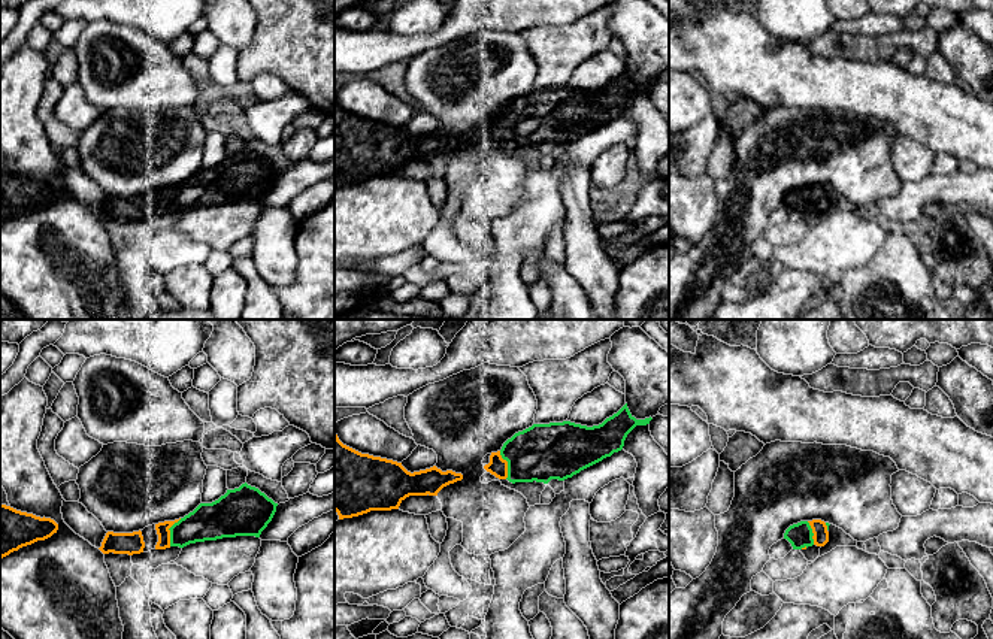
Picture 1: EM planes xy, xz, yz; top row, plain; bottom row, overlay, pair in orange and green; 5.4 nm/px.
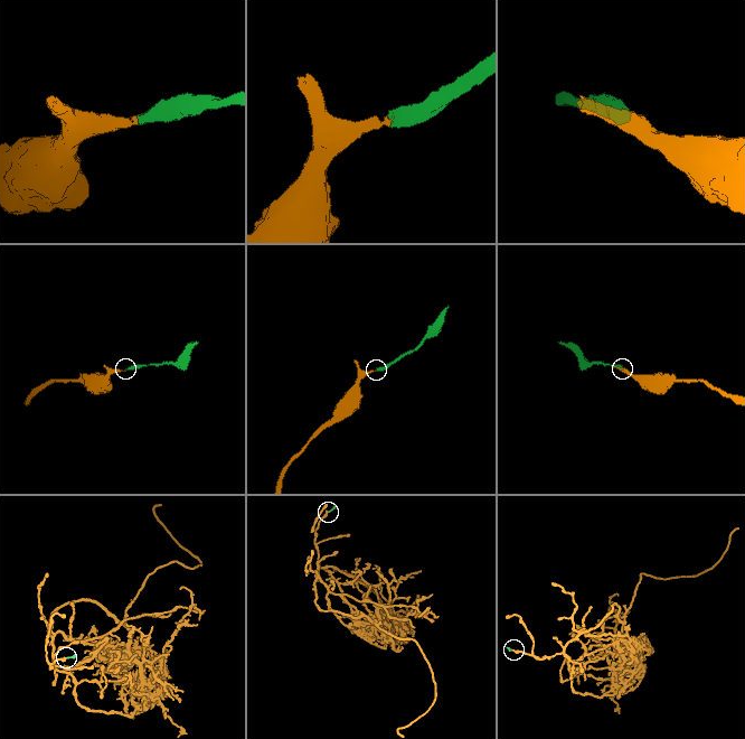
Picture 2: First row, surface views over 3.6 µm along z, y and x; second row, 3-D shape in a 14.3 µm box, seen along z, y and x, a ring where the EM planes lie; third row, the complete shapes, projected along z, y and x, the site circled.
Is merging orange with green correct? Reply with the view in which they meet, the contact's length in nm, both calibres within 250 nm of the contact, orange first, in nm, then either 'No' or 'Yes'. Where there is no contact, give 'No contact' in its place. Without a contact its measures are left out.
Touches orange in xy. Shared border 170 nm. Thickness 70 nm (orange) against 200 nm. Yes

